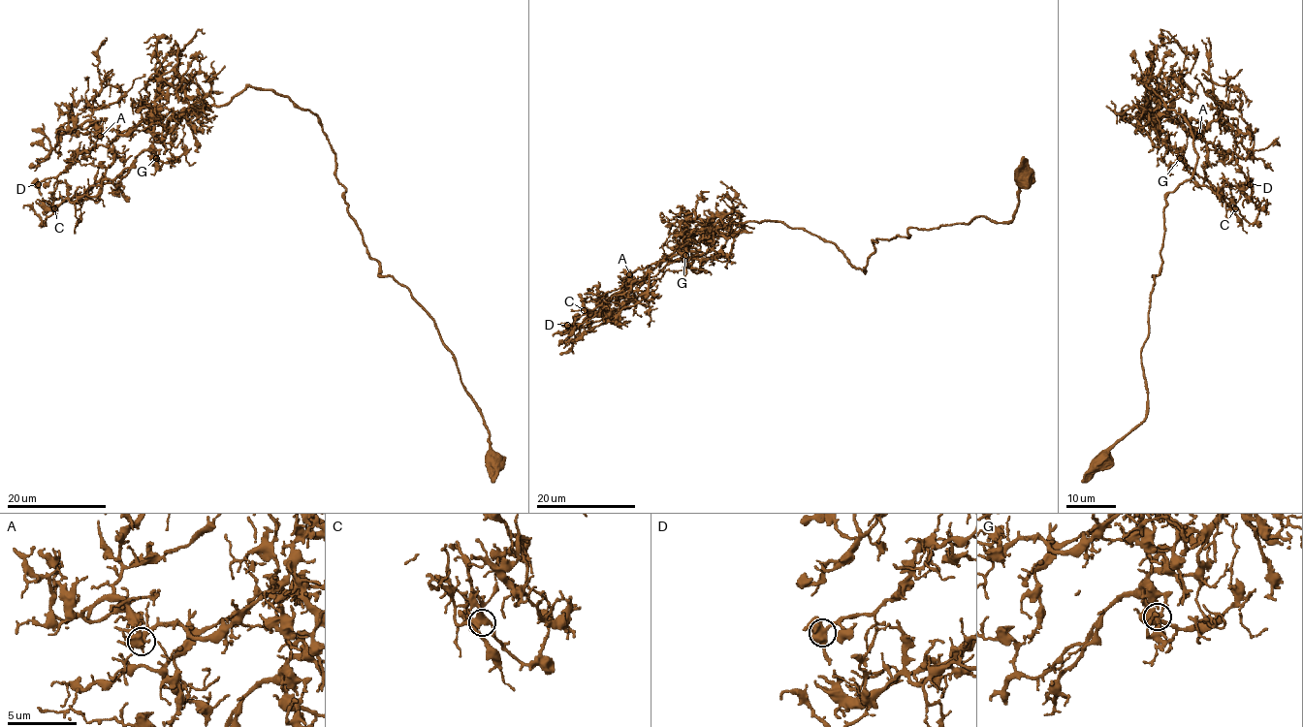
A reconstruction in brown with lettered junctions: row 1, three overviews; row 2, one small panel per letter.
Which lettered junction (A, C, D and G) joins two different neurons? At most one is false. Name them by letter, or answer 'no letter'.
no letter

